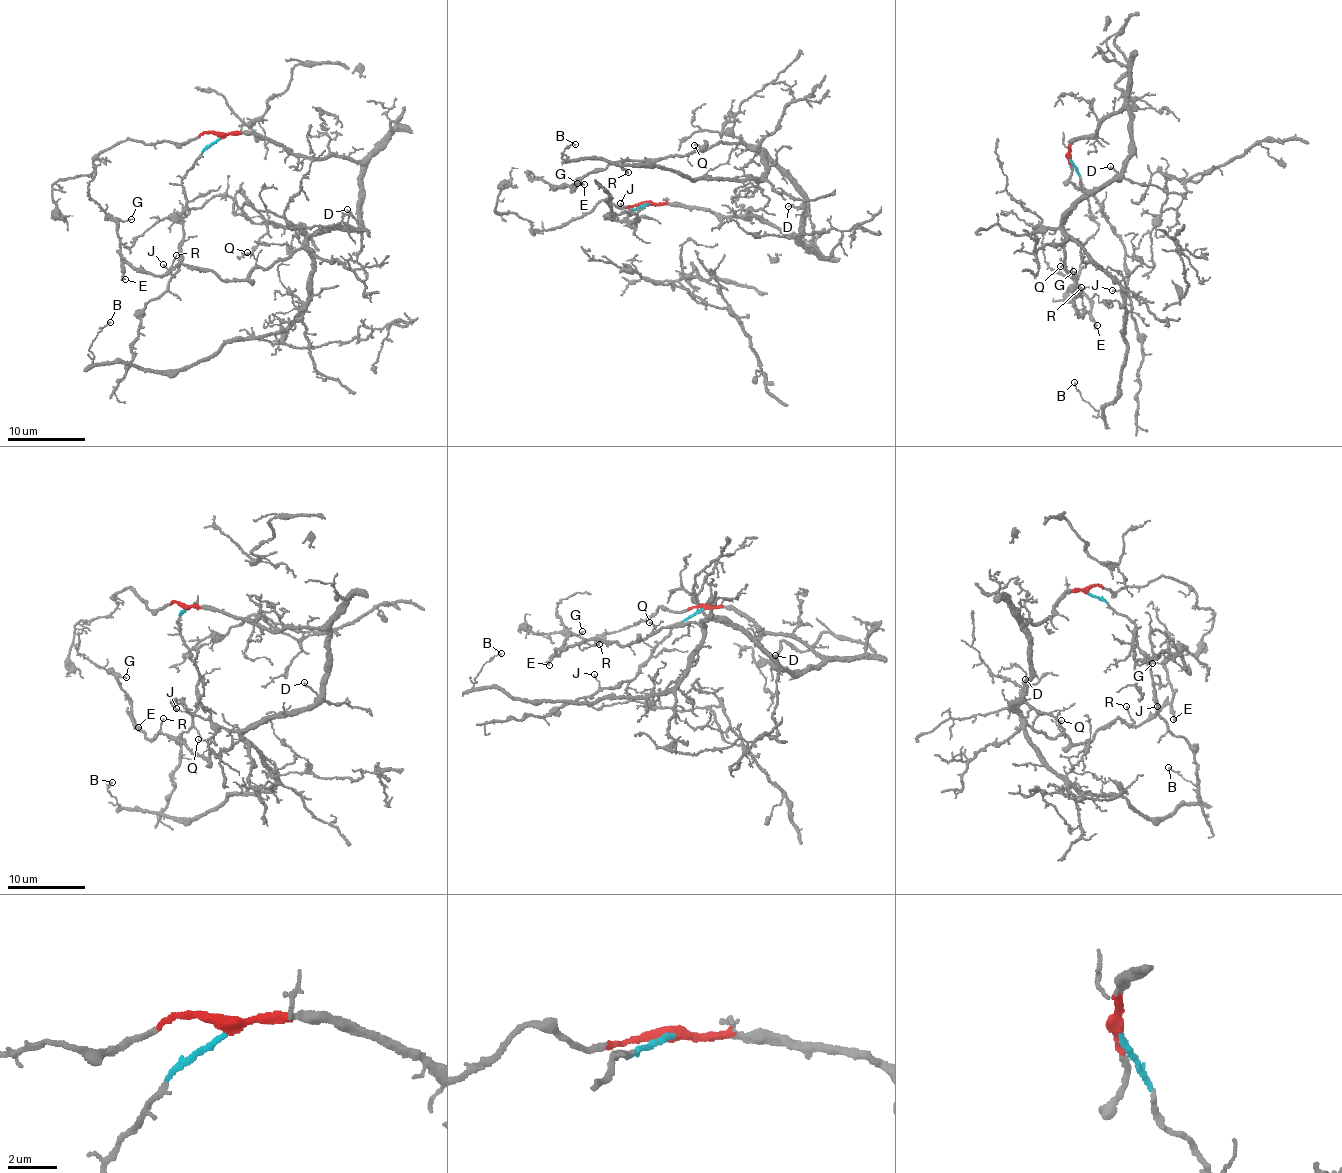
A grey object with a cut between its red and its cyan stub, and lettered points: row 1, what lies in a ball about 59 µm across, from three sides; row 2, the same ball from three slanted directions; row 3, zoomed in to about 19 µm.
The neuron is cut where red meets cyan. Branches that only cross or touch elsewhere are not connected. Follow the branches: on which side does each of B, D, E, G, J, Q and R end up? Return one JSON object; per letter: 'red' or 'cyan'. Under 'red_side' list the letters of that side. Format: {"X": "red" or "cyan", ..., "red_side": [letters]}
{"B": "red", "D": "red", "E": "red", "G": "red", "J": "cyan", "Q": "red", "R": "red", "red_side": ["B", "D", "E", "G", "Q", "R"]}

